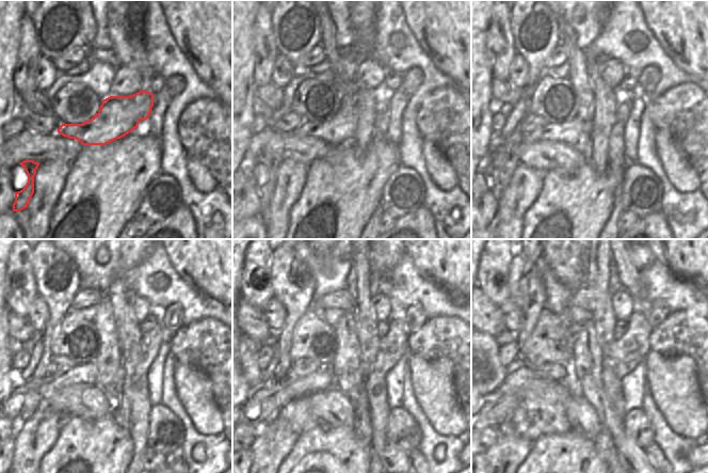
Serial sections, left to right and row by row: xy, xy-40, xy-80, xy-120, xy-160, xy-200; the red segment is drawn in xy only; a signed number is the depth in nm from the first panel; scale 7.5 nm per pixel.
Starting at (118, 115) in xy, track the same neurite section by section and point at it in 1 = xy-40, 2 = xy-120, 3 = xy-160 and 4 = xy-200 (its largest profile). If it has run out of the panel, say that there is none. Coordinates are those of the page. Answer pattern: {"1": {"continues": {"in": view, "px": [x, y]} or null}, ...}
{"1": {"continues": {"in": "xy-40", "px": [339, 130]}}, "2": {"continues": {"in": "xy-120", "px": [27, 396]}}, "3": {"continues": {"in": "xy-160", "px": [267, 397]}}, "4": {"continues": {"in": "xy-200", "px": [493, 413]}}}

